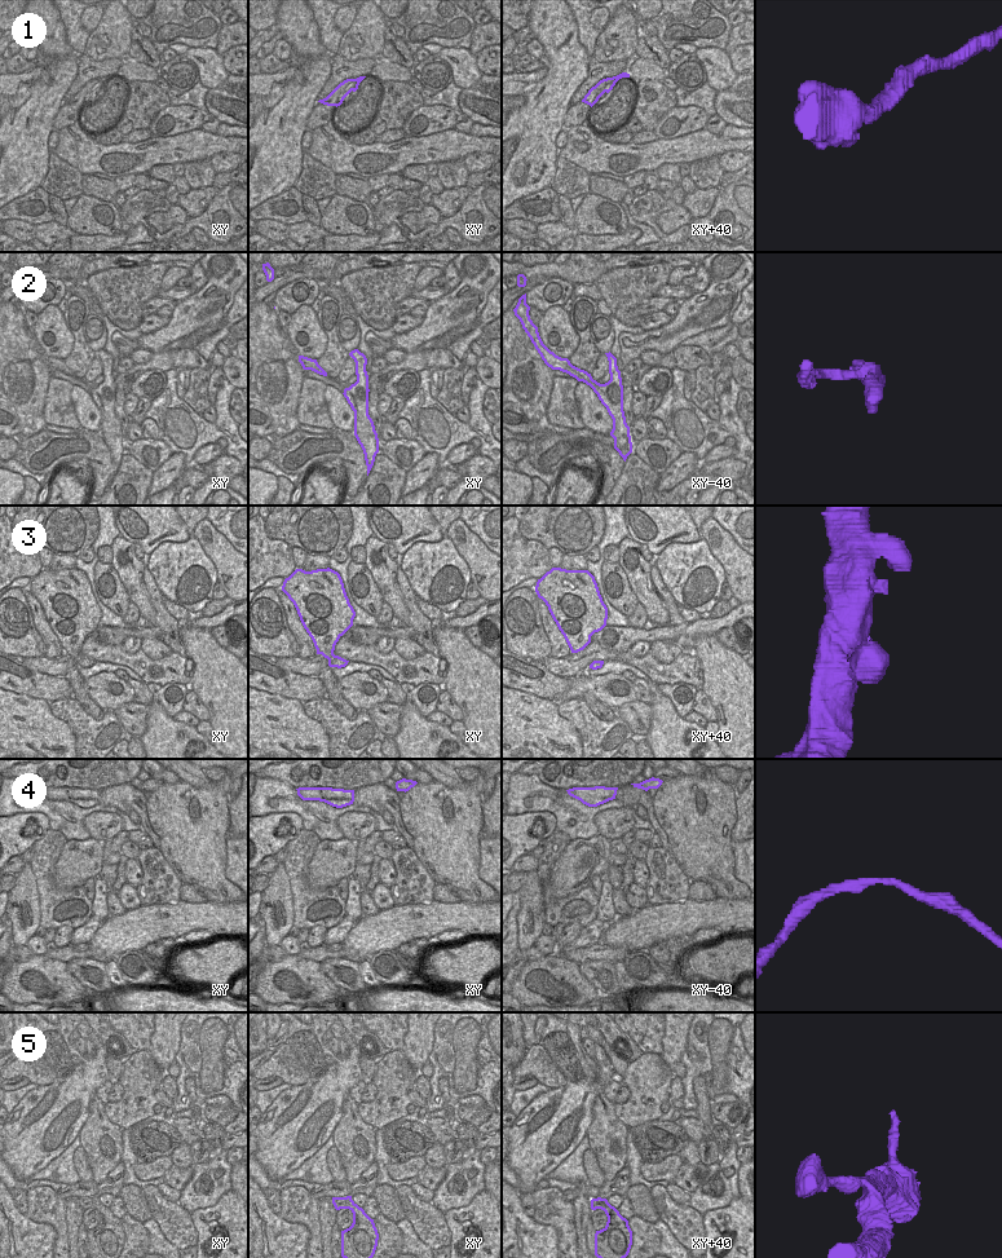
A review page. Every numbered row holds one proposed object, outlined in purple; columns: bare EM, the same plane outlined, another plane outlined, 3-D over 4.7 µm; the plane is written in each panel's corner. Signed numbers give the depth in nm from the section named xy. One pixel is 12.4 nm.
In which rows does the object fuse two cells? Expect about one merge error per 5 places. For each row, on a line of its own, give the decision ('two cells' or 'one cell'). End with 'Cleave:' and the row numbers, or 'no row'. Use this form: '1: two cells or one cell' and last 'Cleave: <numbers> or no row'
1: one cell
2: one cell
3: one cell
4: two cells
5: one cell
Cleave: 4

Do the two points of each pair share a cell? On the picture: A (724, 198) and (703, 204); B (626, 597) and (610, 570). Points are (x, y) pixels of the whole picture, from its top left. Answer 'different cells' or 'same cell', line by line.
A: different cells
B: same cell

